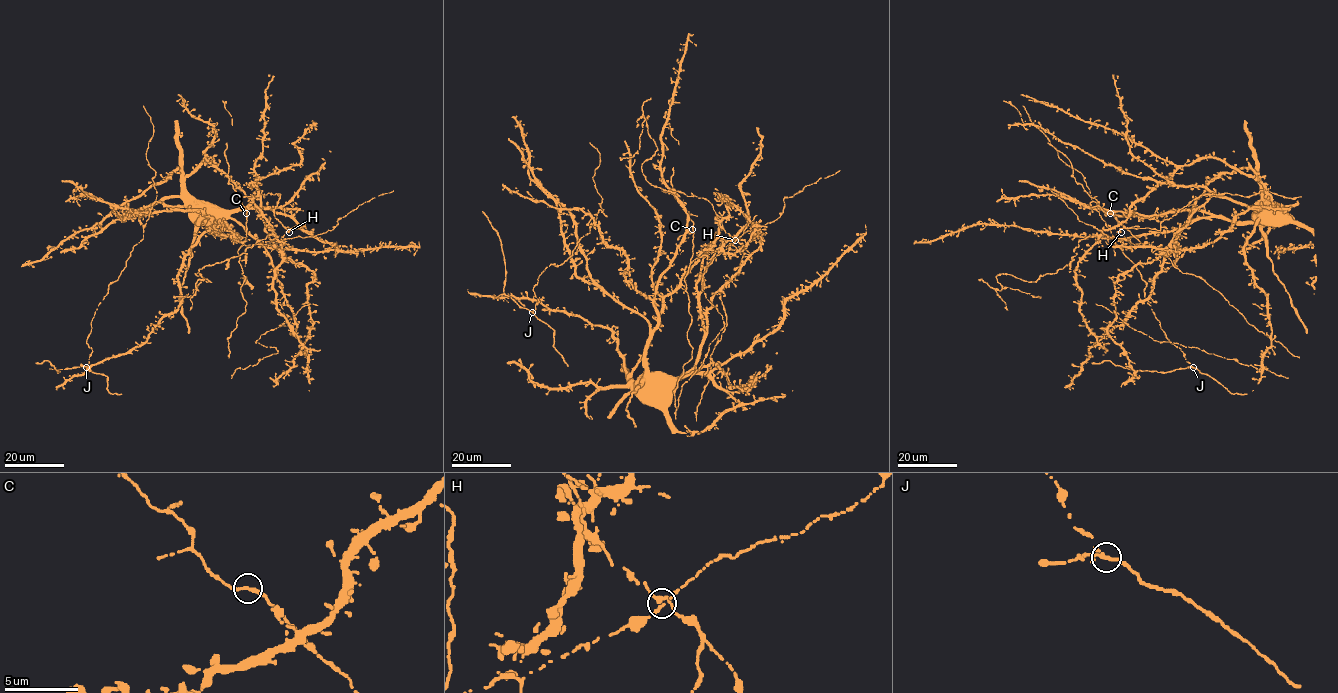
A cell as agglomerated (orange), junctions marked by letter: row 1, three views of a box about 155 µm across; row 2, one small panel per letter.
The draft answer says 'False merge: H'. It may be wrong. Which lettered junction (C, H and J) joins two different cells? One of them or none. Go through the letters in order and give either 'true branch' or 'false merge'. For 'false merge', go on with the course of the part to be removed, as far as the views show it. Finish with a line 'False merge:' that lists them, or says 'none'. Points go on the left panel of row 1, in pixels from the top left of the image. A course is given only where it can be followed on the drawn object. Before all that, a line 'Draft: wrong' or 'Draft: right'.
Draft: wrong
C: true branch
H: true branch
J: true branch
False merge: none

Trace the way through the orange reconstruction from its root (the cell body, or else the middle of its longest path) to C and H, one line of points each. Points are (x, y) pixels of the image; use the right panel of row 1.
C: (1262, 208), (1270, 200), (1256, 180), (1200, 157), (1102, 232), (1121, 232), (1141, 245), (1109, 213)
H: (1262, 208), (1270, 200), (1256, 180), (1200, 157), (1102, 232), (1121, 232)

